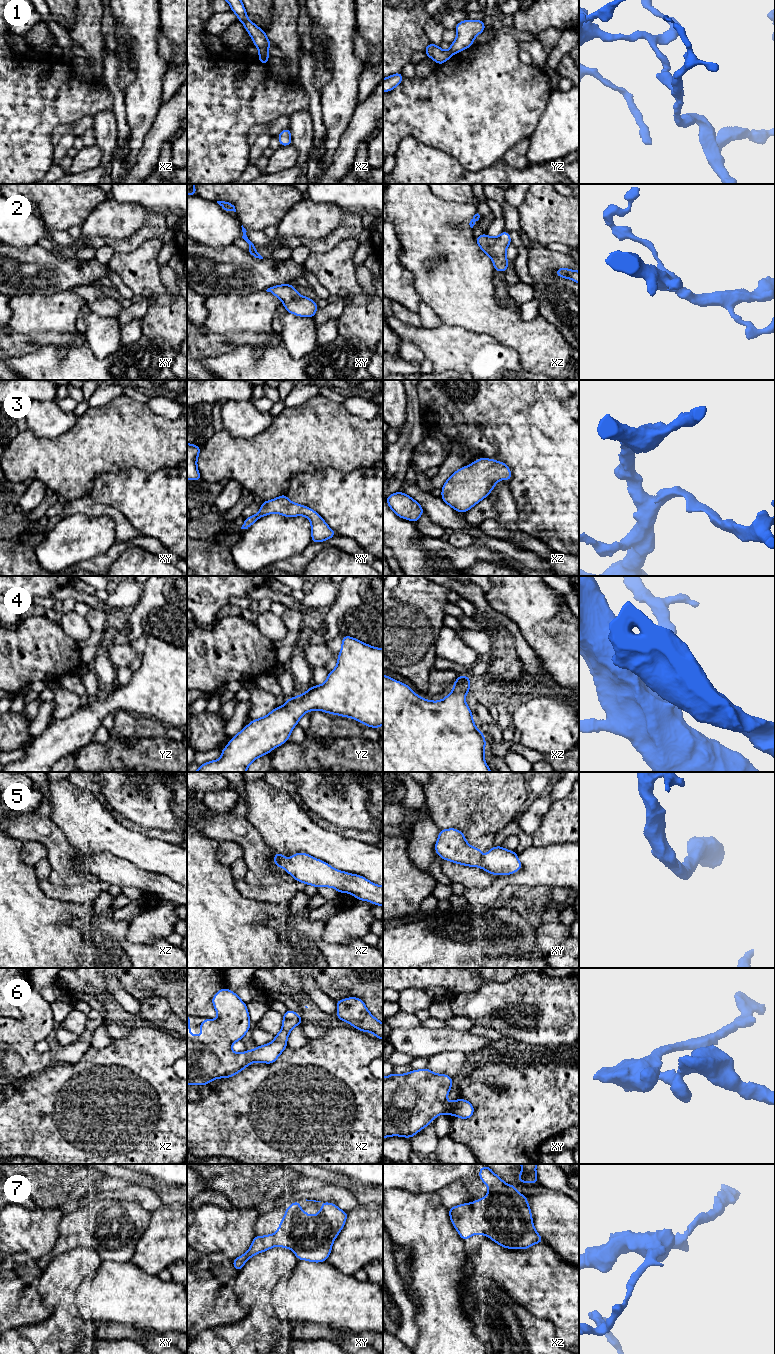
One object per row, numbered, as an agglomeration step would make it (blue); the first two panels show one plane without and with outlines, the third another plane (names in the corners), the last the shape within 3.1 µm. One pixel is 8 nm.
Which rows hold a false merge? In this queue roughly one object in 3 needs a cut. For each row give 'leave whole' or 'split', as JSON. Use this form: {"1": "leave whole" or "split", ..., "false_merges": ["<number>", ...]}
{"1": "split", "2": "leave whole", "3": "leave whole", "4": "leave whole", "5": "leave whole", "6": "leave whole", "7": "leave whole", "false_merges": ["1"]}

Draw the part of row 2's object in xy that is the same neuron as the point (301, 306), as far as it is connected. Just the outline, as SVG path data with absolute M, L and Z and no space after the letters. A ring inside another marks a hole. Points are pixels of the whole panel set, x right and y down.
M292 284L273 286L266 291L278 297L287 312L299 317L313 318L318 310L318 306L314 300L298 294Z

